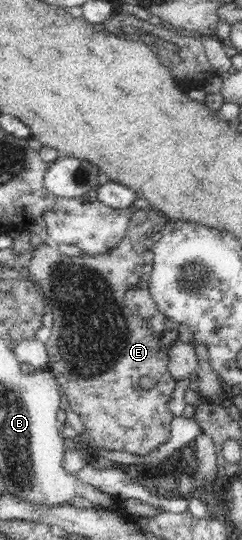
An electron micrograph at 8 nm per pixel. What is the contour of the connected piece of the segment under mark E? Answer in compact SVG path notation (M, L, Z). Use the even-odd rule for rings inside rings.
M151 206L146 210L137 208L133 213L130 221L130 226L128 232L125 233L125 237L118 243L117 247L111 249L111 251L105 251L99 255L81 255L77 256L66 256L61 255L61 252L58 250L57 245L54 245L52 242L46 241L34 249L34 257L31 259L28 267L25 268L25 273L29 279L31 279L43 293L43 295L49 300L51 304L51 313L54 316L53 325L51 327L51 335L47 342L45 343L46 352L48 353L48 364L46 365L47 369L55 376L59 387L65 389L68 395L68 401L70 402L69 409L77 413L80 417L83 425L85 426L86 431L89 432L91 441L97 447L100 447L105 450L113 451L127 451L127 453L142 456L151 453L154 449L157 449L159 445L163 445L170 436L170 425L174 415L166 407L167 401L170 400L171 395L175 389L176 380L173 379L173 376L169 373L168 370L168 350L164 348L163 343L161 342L161 333L155 332L149 324L149 320L135 316L125 305L125 293L129 289L139 287L139 277L141 277L141 267L145 265L143 260L143 253L145 250L150 248L148 237L150 237L157 228L157 223L165 225L168 221L168 217L160 212L157 208ZM139 377L153 377L157 381L157 387L153 391L143 391L139 387Z

